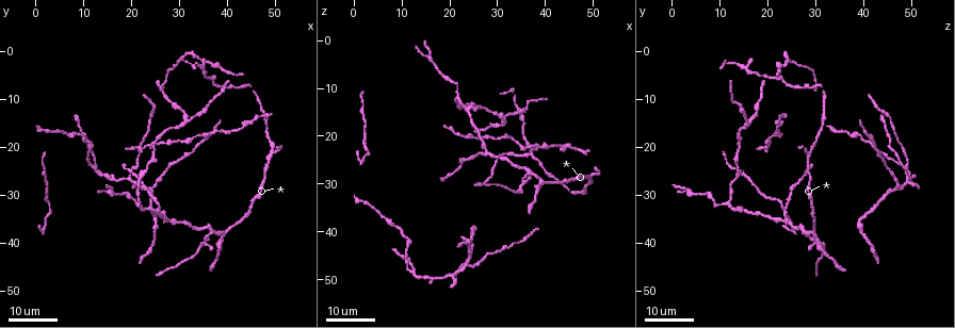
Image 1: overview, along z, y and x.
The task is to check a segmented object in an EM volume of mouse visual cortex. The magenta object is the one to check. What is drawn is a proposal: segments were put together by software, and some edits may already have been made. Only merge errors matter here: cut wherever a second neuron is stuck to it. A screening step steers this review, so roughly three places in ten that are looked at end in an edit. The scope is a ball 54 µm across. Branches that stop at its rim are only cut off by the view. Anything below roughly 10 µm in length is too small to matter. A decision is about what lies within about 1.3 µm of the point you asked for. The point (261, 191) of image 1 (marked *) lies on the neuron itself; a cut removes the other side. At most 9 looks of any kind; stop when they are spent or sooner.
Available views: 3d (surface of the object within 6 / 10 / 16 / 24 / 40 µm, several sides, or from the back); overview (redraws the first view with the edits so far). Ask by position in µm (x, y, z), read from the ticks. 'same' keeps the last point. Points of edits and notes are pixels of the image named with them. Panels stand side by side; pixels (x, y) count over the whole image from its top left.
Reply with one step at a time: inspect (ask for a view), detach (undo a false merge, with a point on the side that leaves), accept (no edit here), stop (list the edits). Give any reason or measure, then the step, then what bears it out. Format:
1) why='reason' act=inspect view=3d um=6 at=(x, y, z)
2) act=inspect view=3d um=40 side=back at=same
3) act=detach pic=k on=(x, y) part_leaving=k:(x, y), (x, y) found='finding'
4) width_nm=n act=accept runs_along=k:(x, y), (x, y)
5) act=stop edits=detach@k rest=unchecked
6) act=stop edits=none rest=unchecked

why='three arms meet' act=inspect view=3d um=16 at=(21.5, 31.5, 11.5)

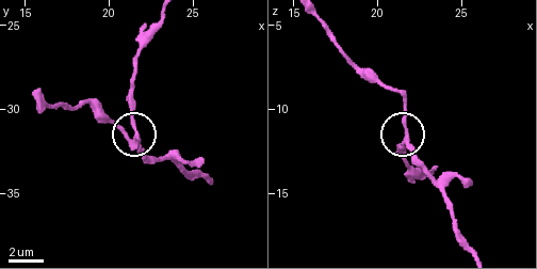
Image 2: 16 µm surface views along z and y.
act=inspect view=3d um=6 at=(21.7, 31.6, 11.8)

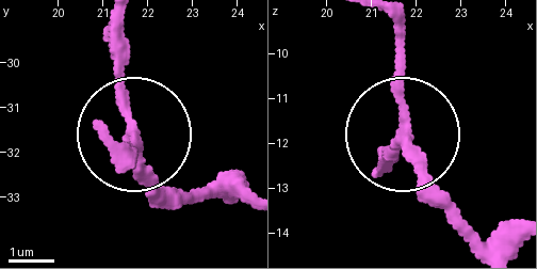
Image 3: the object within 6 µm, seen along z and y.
act=accept runs_along=3:(230, 198), (165, 194), (139, 163), (119, 95), (119, 18) found='continuous, no second neuron'

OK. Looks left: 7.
why='three arms meet' act=inspect view=3d um=16 at=(30.5, 15.0, 16.0)

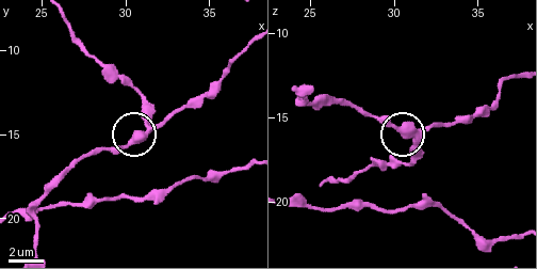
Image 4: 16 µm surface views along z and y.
act=inspect view=3d um=10 at=same

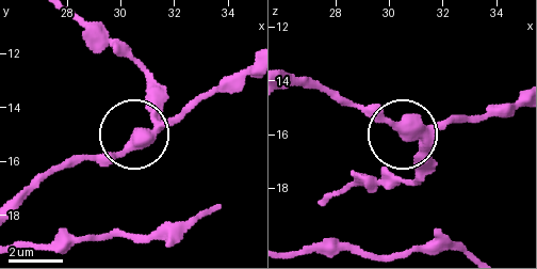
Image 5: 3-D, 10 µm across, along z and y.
width_nm=380 act=accept runs_along=5:(19, 206), (61, 169), (115, 155), (157, 135), (196, 98) found='all the same neuron'

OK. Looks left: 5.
why='a fork' act=inspect view=3d um=16 at=(37.0, 5.5, 22.5)

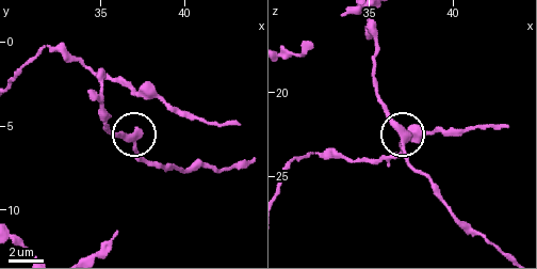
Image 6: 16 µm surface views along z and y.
act=inspect view=3d um=10 at=same

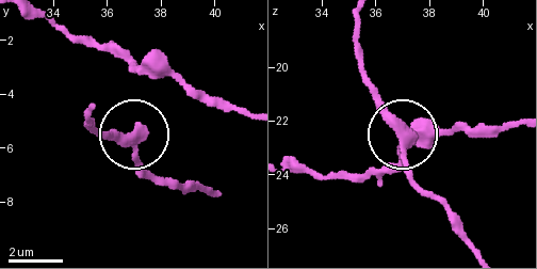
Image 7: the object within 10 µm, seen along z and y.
act=accept runs_along=7:(211, 192), (155, 179), (131, 130), (95, 130) found='one neuron here'

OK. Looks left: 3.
why='thick turns thin' act=inspect view=3d um=24 at=(27.0, 26.0, 45.5)

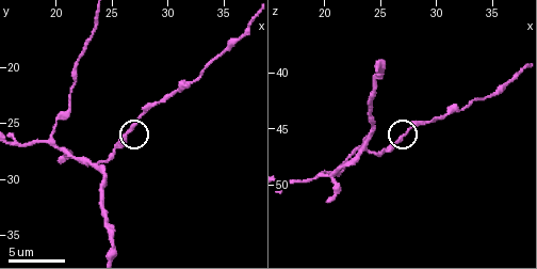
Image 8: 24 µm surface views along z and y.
why='zoom in' act=inspect view=3d um=10 at=(26.6, 25.4, 46.0)

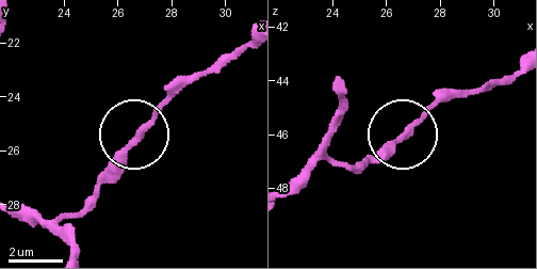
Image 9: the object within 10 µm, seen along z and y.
act=accept found='continuous, no second neuron'

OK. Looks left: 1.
act=stop edits=none rest=unchecked

